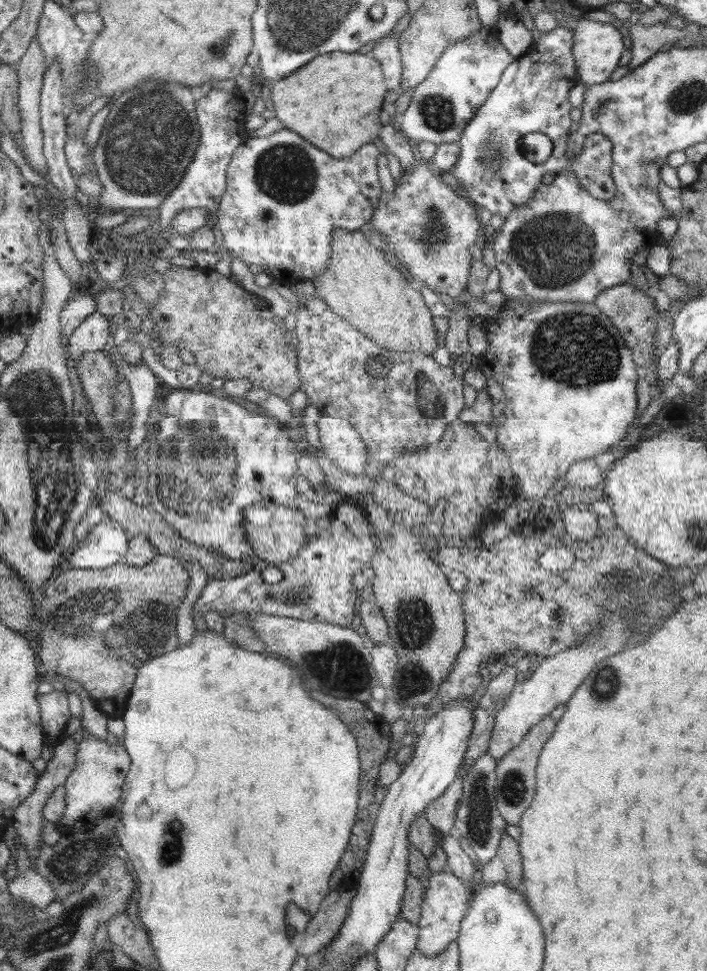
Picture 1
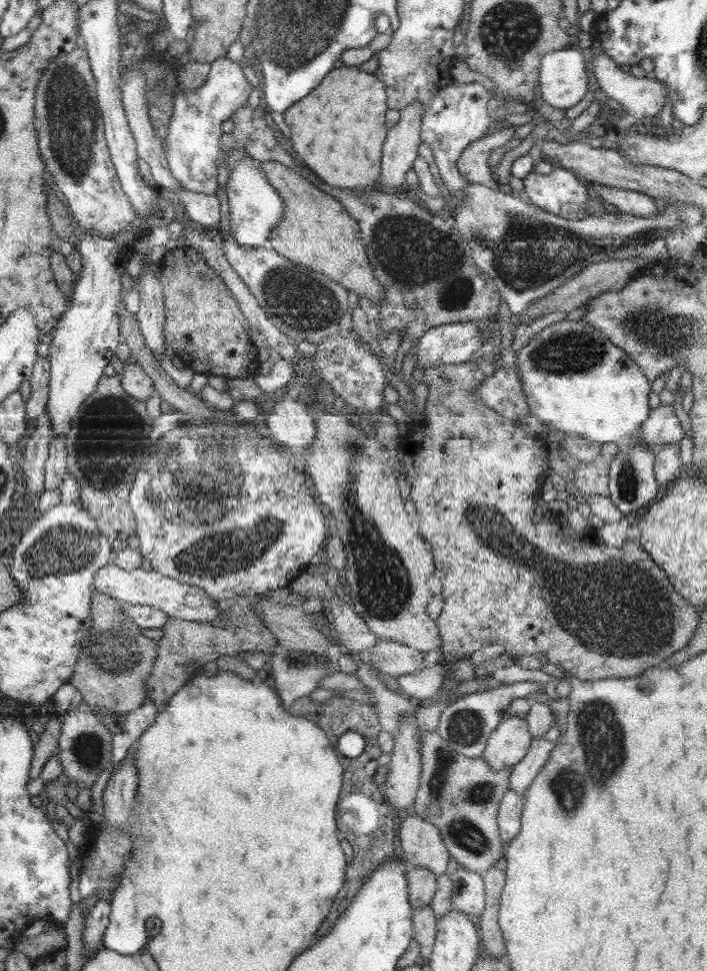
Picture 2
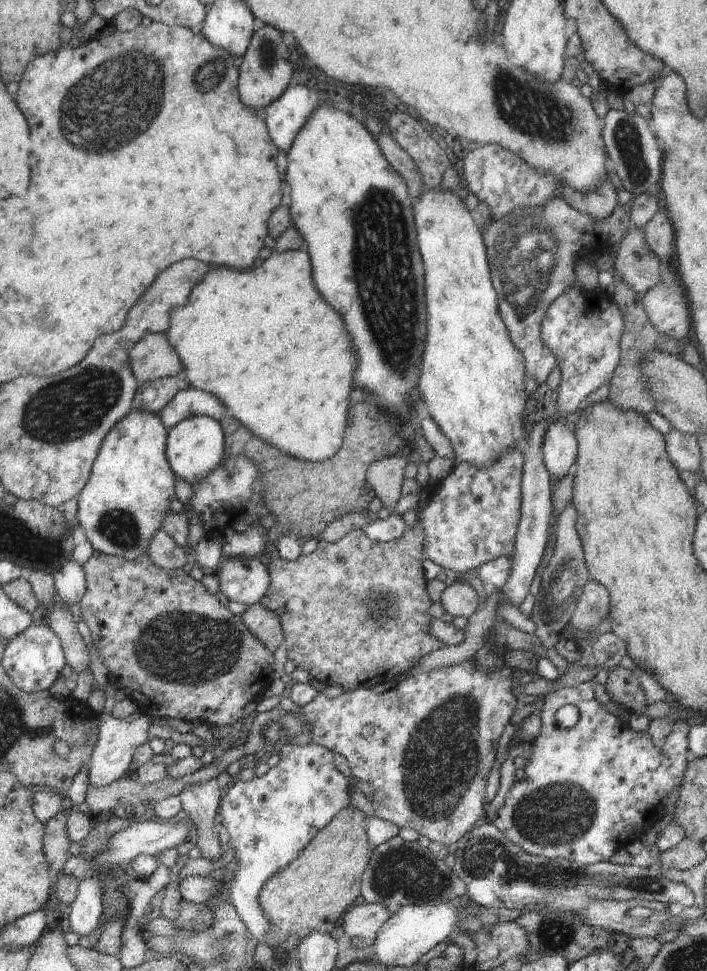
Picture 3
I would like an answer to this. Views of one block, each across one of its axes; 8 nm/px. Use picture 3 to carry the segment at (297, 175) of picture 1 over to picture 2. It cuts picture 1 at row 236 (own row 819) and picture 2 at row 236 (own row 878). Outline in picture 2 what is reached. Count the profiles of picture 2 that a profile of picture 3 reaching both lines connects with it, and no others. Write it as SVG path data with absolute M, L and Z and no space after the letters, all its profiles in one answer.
M246 153L238 166L230 171L229 182L225 187L228 197L230 230L234 232L234 238L238 244L249 247L268 246L271 230L281 223L285 211L282 197L268 183L268 177L262 173L260 164L262 162L254 160Z

